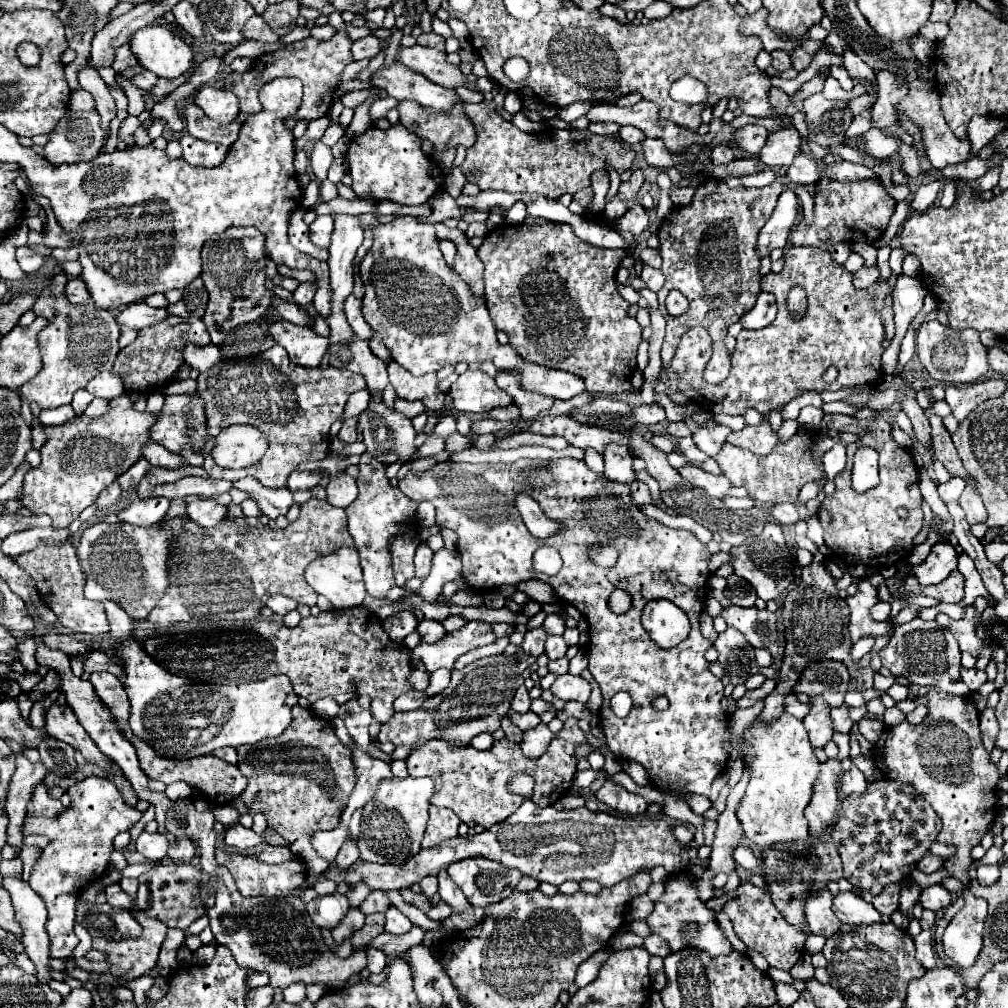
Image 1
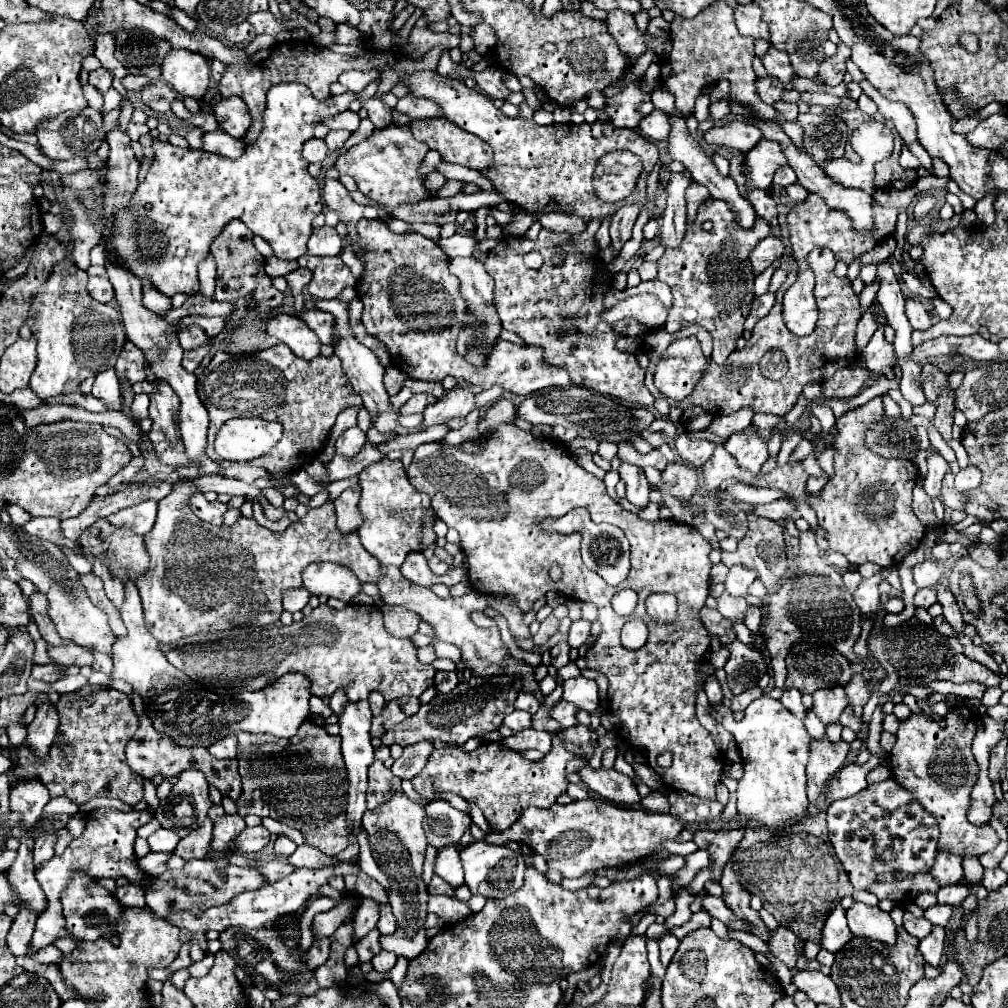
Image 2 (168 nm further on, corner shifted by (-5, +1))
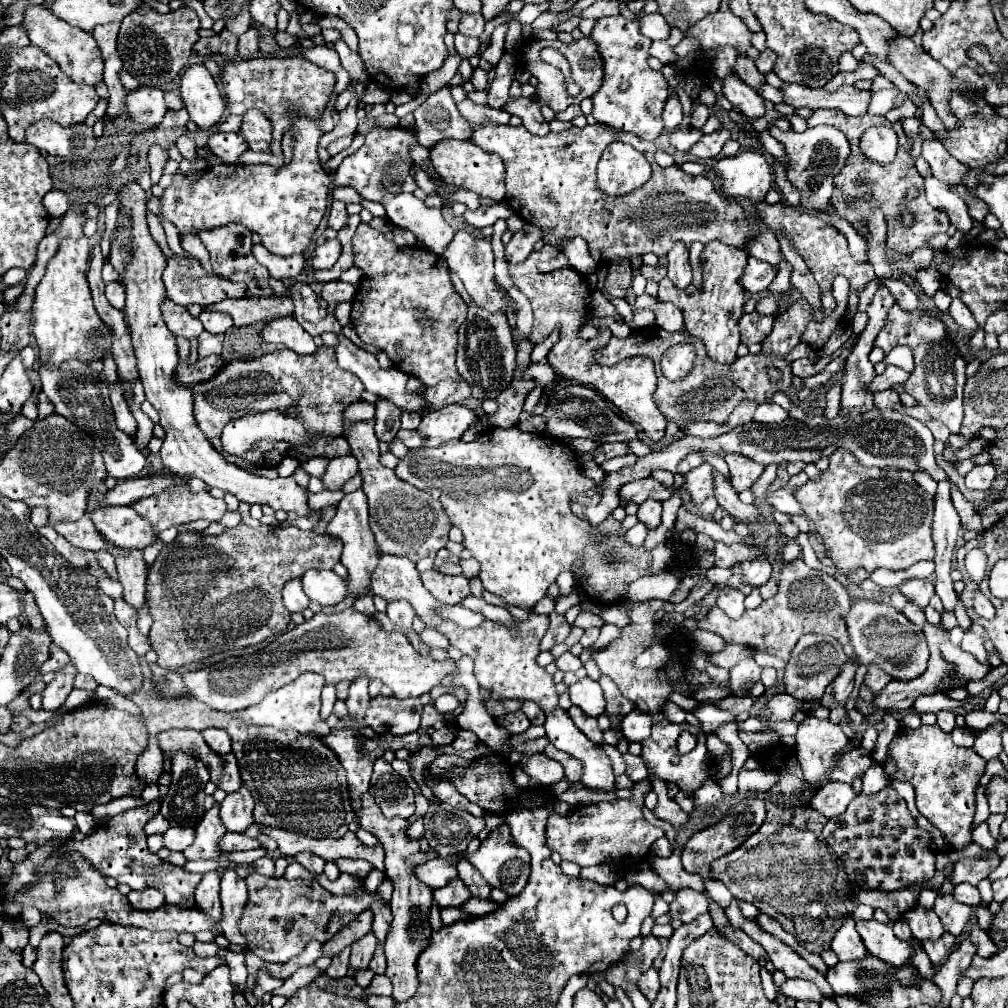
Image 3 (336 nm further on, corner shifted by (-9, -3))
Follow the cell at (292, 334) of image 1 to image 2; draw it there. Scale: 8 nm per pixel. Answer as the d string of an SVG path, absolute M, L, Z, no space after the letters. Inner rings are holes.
M276 314L268 320L266 332L280 342L284 342L296 356L304 360L312 360L320 356L320 340L318 336L306 326L306 322L290 316L290 314Z

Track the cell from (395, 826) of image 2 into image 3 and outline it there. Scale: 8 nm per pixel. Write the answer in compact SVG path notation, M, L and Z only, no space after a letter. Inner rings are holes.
M366 792L366 796L362 796L362 802L364 804L362 804L360 824L364 830L368 830L370 834L374 834L380 840L380 844L386 852L386 856L384 856L386 878L394 884L394 894L390 900L394 920L392 920L392 928L384 942L384 952L386 952L386 962L388 962L386 976L392 980L392 986L394 986L392 998L396 1002L402 1002L416 992L416 986L418 986L416 960L430 944L432 928L430 928L428 920L430 920L430 908L432 908L432 888L418 880L418 876L414 872L418 866L410 862L410 856L420 852L420 840L412 840L406 834L410 828L410 822L400 816L396 816L396 818L382 816L382 810L374 802L372 794L368 794L368 792Z

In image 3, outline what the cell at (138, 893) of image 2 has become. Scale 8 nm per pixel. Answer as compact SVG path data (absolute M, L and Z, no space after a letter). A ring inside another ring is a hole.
M148 888L144 894L148 894L148 896L146 896L146 898L142 896L142 898L138 900L138 906L136 906L136 908L140 908L140 910L156 910L156 908L164 906L164 896L162 896L162 892L158 892L158 890L154 890L154 888Z

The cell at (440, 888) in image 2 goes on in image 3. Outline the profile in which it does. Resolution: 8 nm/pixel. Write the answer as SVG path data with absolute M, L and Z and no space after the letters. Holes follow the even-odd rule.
M452 880L444 888L434 890L434 900L438 902L440 908L462 906L468 898L470 898L470 892L468 892L468 888L464 886L462 880Z

